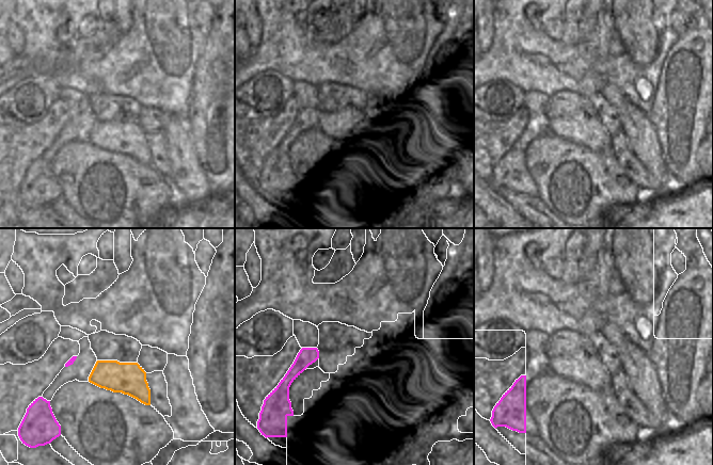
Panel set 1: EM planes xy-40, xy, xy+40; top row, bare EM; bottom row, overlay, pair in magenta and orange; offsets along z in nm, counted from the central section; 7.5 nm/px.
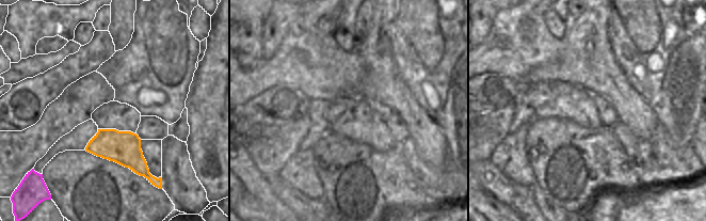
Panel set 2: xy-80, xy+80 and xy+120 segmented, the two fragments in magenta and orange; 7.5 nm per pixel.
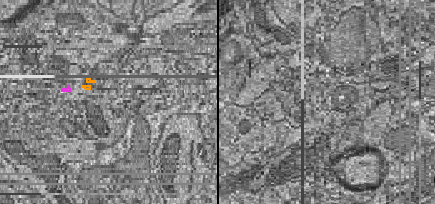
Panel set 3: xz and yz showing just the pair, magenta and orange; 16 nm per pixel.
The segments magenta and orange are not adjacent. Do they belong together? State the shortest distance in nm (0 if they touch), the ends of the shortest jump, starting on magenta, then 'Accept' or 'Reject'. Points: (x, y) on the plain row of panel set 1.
Distance 150 nm. Across: xy-40 (76, 118), (94, 127). Reject.

